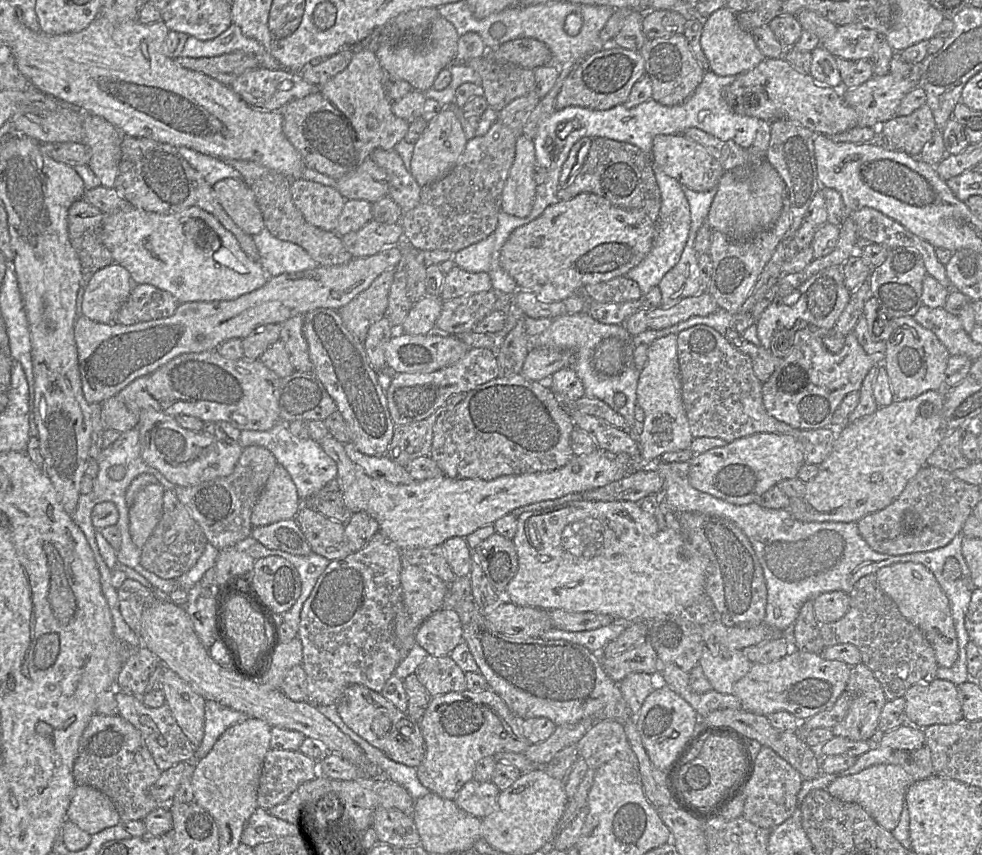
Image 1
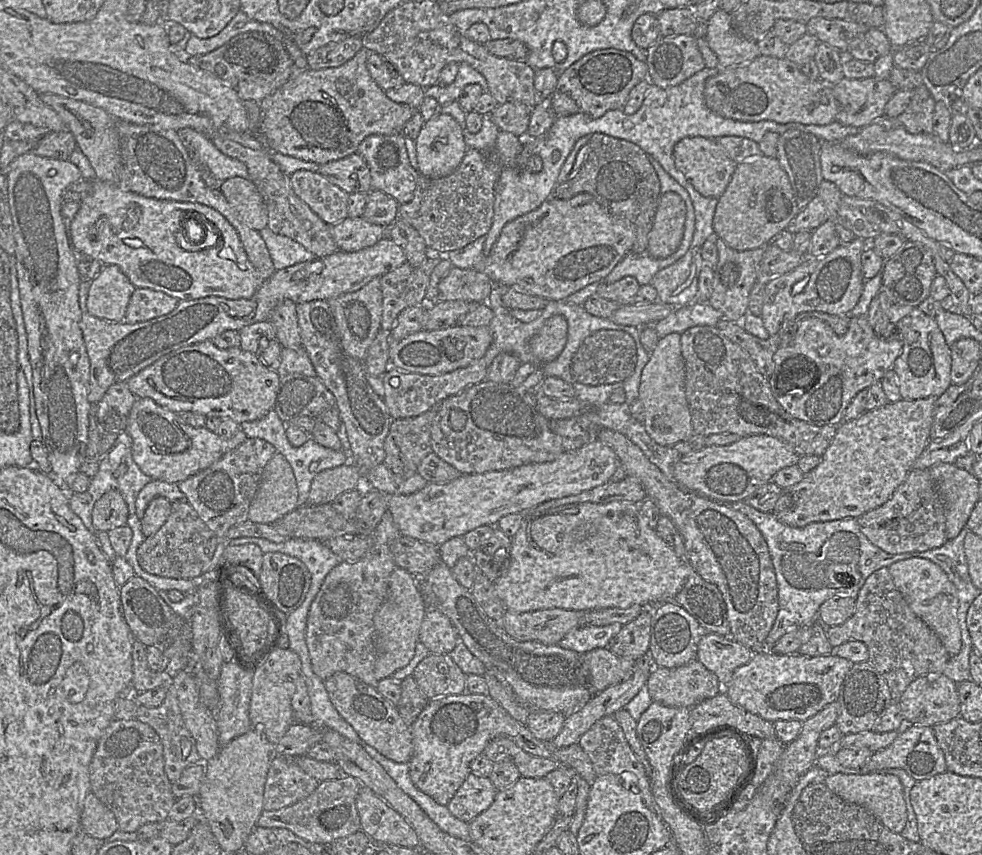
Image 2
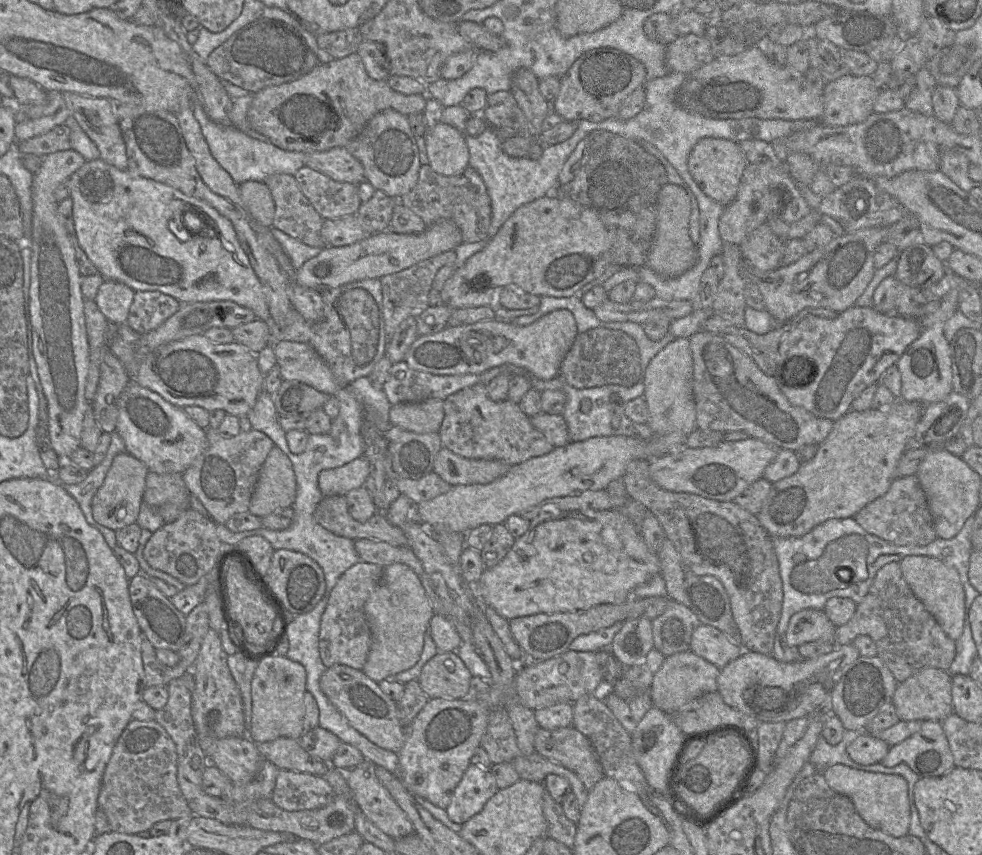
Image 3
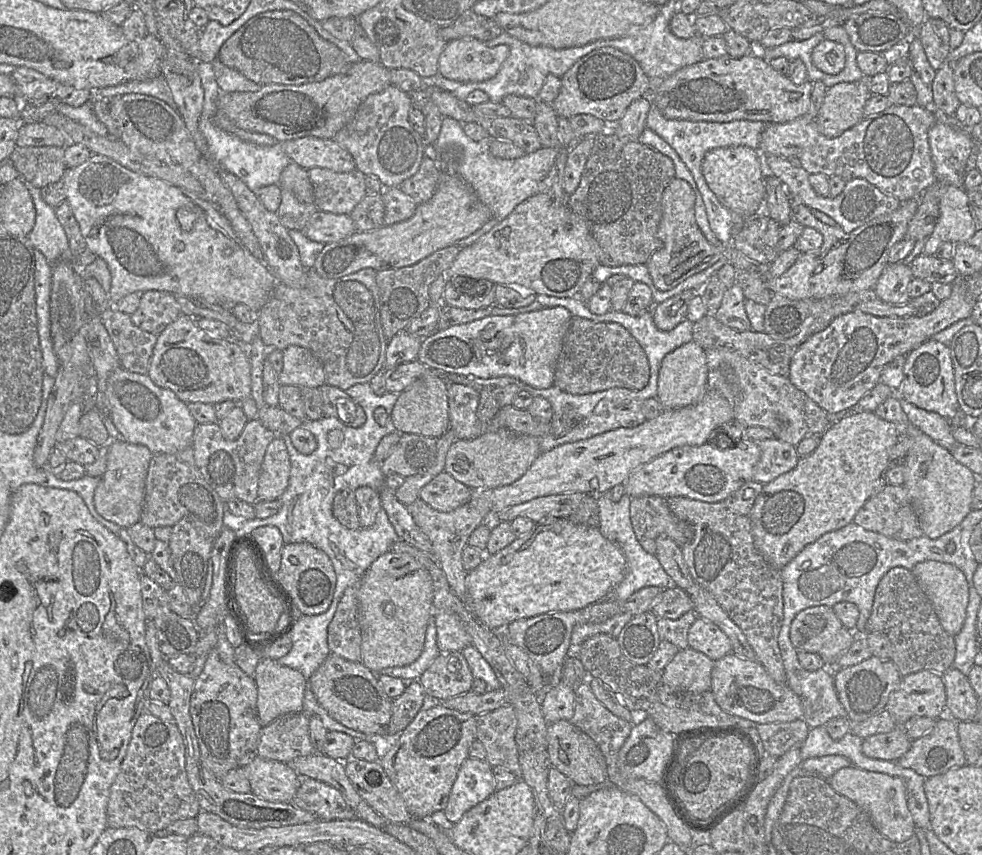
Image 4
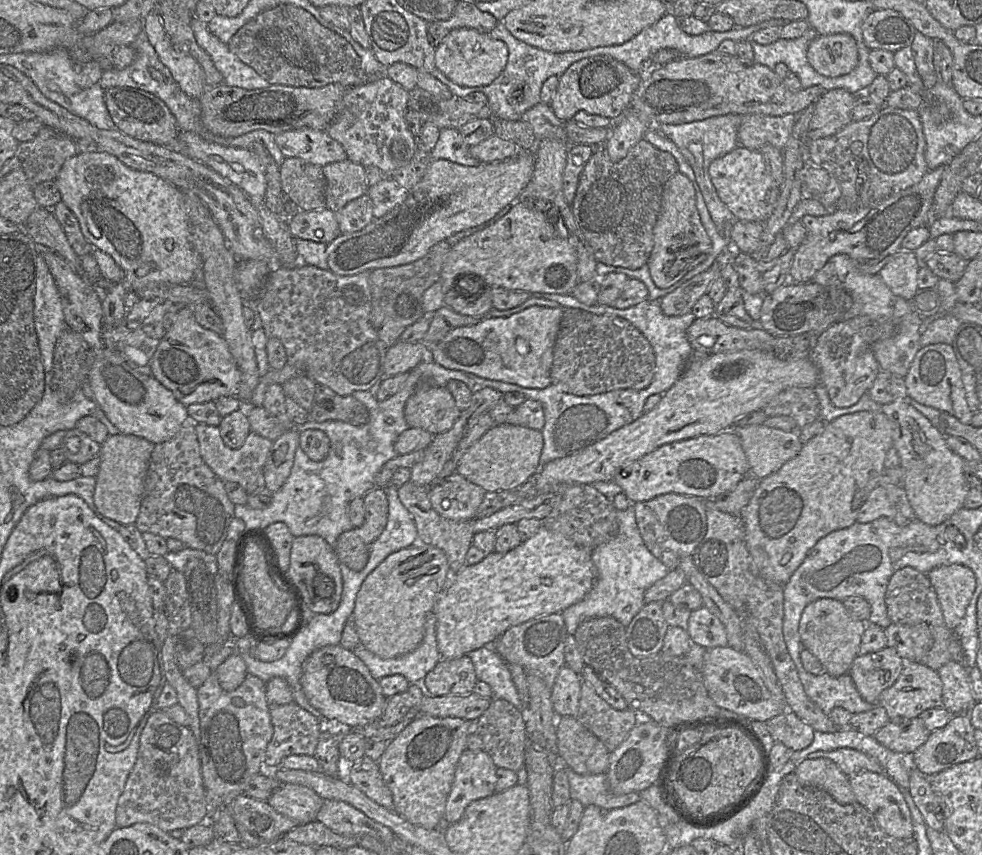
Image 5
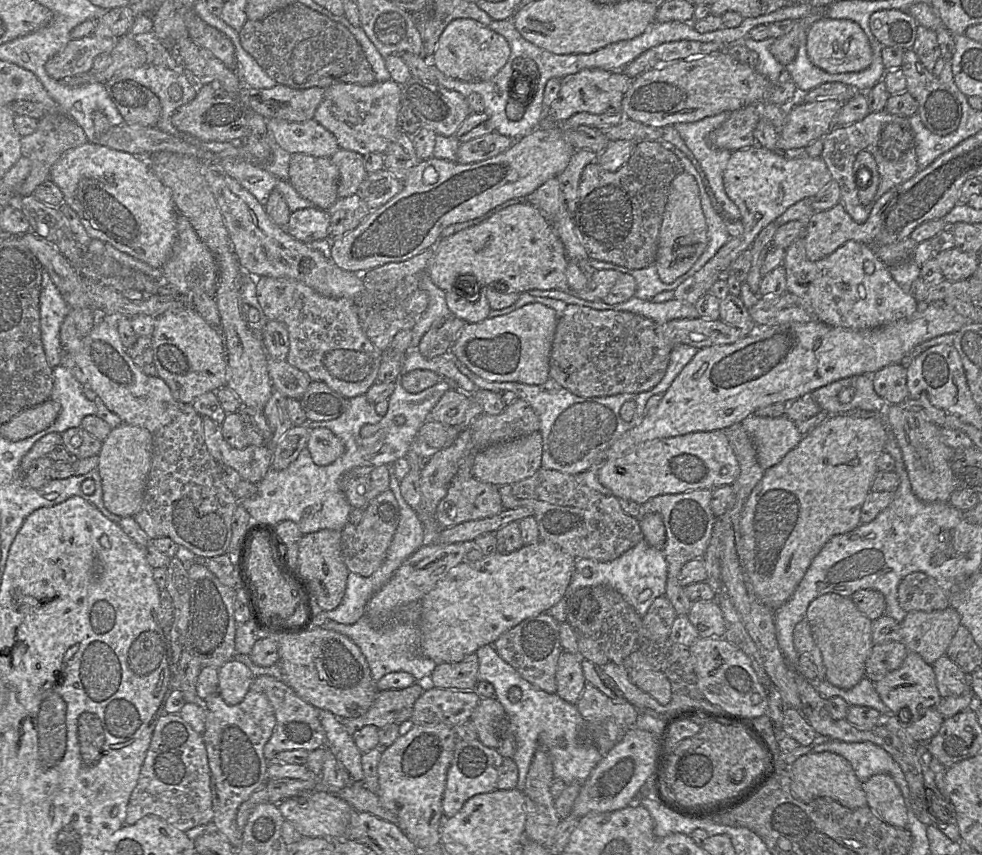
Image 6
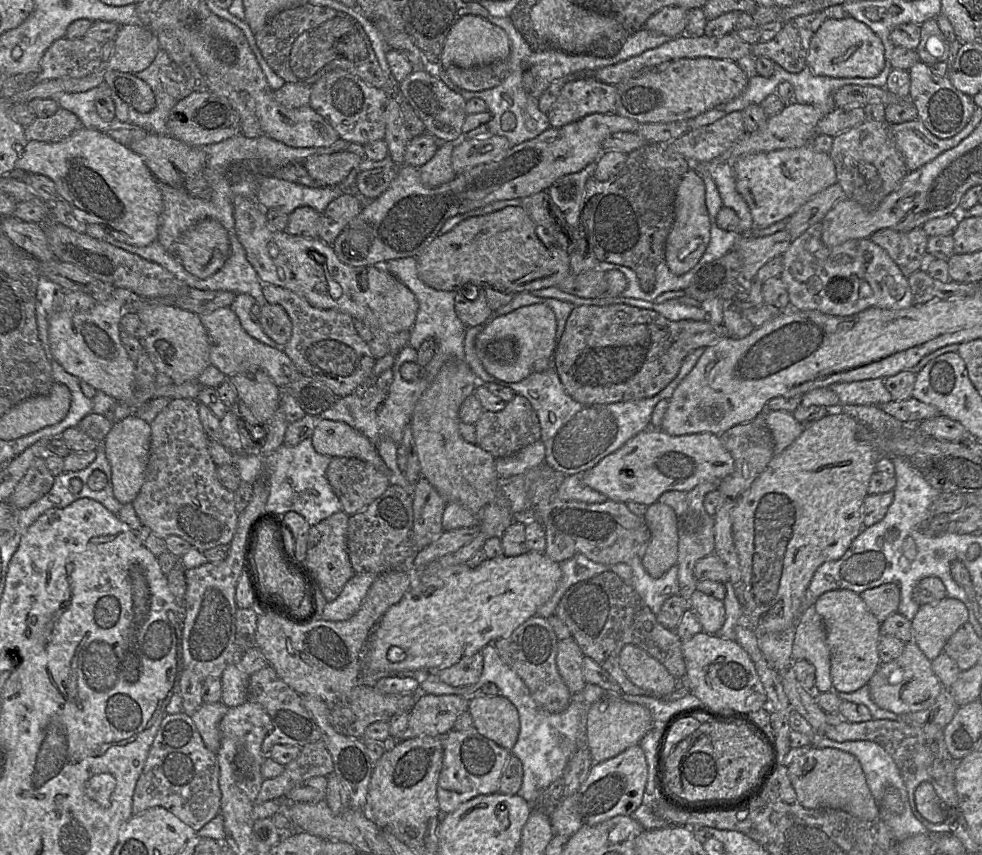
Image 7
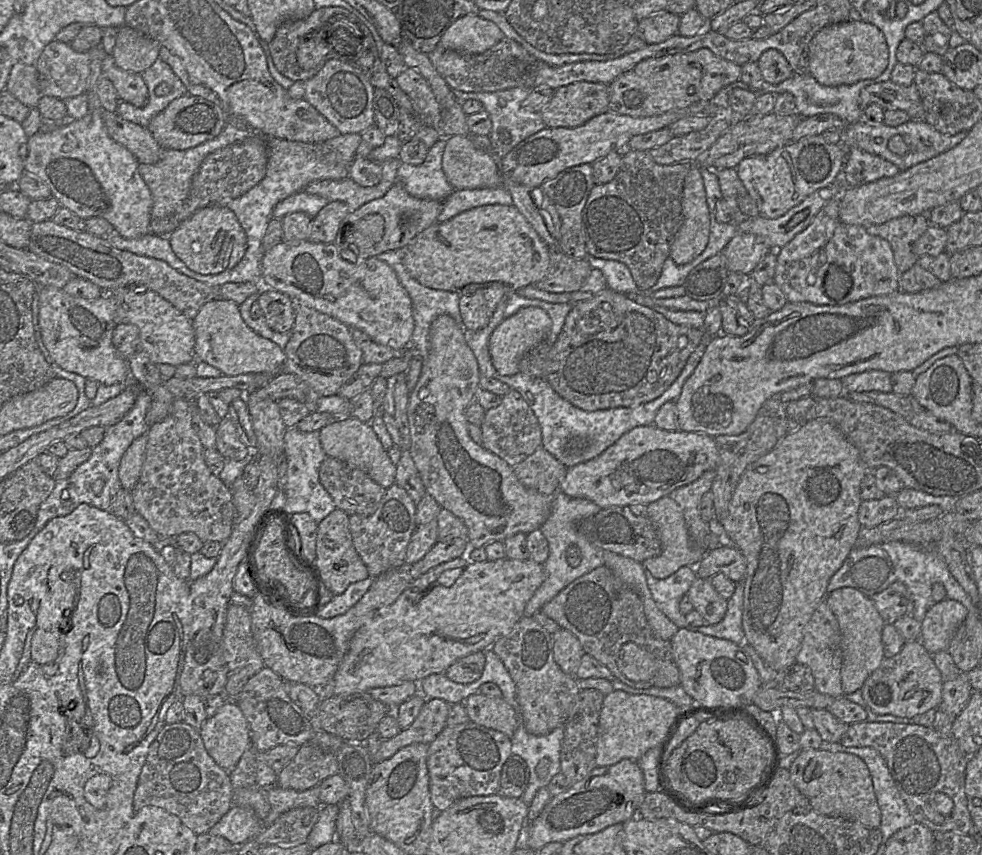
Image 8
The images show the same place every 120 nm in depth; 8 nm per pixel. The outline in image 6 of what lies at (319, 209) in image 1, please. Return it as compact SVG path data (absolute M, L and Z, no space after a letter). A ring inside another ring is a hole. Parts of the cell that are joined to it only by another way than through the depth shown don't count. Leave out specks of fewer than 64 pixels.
M339 148L330 160L339 170L338 198L356 194L368 174L364 166L364 157L357 152Z

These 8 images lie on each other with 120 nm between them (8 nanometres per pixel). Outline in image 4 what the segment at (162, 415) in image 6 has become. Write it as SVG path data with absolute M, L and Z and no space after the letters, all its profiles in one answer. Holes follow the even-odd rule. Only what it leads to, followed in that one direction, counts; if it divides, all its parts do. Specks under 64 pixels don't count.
M118 367L107 379L105 398L107 415L124 441L146 446L153 454L173 454L193 446L194 430L198 423L190 414L188 405L171 390L155 385L147 374Z

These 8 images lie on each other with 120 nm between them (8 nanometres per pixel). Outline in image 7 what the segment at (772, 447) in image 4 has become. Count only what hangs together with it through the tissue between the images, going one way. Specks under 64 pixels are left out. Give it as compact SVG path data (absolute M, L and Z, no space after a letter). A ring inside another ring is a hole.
M765 410L765 418L774 440L774 455L783 452L804 429L793 414L786 411Z

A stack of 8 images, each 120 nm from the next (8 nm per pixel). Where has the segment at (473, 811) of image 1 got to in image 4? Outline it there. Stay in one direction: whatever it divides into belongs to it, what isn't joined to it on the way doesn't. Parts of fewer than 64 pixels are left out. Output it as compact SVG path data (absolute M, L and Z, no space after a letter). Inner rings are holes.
M469 756L462 763L458 771L458 775L452 786L448 803L443 812L447 820L454 825L460 821L468 810L487 799L495 791L495 782L490 764L487 760L478 760Z

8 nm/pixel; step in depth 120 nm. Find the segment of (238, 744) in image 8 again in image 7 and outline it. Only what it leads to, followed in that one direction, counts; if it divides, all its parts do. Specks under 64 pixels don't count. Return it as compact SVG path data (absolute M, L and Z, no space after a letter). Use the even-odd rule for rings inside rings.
M221 702L203 703L191 716L205 746L215 754L220 747L219 723L228 709Z

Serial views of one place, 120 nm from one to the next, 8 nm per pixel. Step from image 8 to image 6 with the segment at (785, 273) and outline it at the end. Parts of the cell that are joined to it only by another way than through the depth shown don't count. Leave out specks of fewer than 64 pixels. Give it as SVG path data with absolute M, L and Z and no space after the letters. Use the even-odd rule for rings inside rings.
M801 235L785 249L782 265L786 271L787 292L796 295L814 319L830 326L853 330L876 329L909 318L918 310L918 303L913 296L892 278L889 267L875 255L872 246L861 242L847 241L823 259L810 261L806 256L804 235ZM866 261L873 262L875 267L870 275L864 271Z

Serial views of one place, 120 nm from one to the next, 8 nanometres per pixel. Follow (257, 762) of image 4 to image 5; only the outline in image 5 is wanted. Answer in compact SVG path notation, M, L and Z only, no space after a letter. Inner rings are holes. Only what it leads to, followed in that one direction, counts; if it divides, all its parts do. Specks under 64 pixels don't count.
M283 783L271 794L267 802L277 812L303 825L317 821L316 817L324 800L309 787Z

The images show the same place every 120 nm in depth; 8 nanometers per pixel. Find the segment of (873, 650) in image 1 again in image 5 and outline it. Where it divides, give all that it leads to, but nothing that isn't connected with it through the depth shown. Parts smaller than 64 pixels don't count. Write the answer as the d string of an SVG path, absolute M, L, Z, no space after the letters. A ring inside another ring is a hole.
M904 567L896 571L888 583L885 604L888 617L893 624L917 625L926 623L930 627L933 635L933 645L919 663L937 671L952 660L949 652L949 643L953 631L949 630L944 622L937 594L927 574L921 573L912 567Z

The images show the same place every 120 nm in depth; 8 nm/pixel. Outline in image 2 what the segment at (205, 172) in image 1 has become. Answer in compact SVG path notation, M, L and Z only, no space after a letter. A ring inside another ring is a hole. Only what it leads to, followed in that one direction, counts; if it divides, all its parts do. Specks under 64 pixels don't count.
M190 128L179 130L178 135L195 160L206 167L218 182L233 177L248 179L247 166L223 154L206 135Z

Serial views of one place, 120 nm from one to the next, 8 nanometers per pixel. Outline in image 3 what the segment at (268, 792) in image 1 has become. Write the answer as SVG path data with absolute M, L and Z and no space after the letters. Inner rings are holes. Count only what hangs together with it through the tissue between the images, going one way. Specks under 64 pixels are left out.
M279 769L270 799L287 811L318 809L335 796L330 784L321 776Z

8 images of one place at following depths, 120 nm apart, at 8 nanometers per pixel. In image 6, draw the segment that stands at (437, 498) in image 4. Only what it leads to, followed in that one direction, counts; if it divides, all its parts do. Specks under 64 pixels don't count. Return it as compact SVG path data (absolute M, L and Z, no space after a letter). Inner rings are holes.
M455 475L436 509L438 526L449 528L499 514L504 510L499 487L474 477L460 478Z

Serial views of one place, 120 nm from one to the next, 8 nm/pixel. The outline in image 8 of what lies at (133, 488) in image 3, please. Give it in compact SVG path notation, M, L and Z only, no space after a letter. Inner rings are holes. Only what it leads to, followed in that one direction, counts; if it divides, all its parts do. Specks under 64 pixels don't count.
M147 434L134 439L121 457L118 477L121 487L127 491L131 491L139 480L147 439Z

